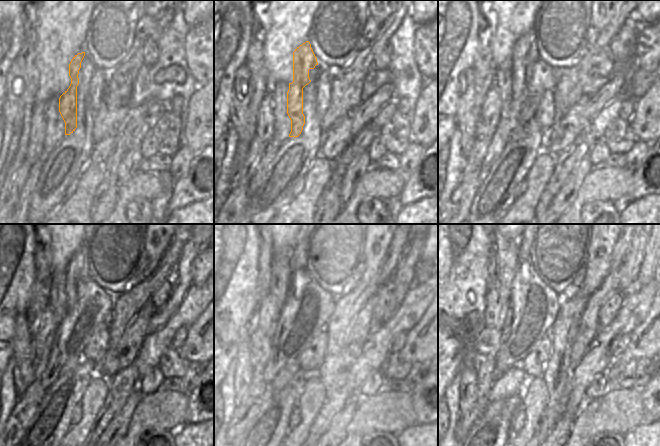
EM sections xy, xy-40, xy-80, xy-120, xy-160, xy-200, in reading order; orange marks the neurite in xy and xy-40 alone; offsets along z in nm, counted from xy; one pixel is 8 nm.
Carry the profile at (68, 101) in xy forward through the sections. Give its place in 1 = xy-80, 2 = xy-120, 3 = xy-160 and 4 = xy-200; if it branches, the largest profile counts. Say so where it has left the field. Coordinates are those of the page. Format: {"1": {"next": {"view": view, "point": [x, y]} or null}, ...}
{"1": {"next": {"view": "xy-80", "point": [525, 53]}}, "2": {"next": {"view": "xy-120", "point": [77, 270]}}, "3": {"next": {"view": "xy-160", "point": [298, 260]}}, "4": {"next": {"view": "xy-200", "point": [524, 244]}}}

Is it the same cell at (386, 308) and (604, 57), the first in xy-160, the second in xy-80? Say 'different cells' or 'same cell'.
same cell

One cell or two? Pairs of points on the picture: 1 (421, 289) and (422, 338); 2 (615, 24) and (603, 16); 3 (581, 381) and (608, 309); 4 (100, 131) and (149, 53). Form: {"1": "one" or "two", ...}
{"1": "two", "2": "two", "3": "two", "4": "two"}

